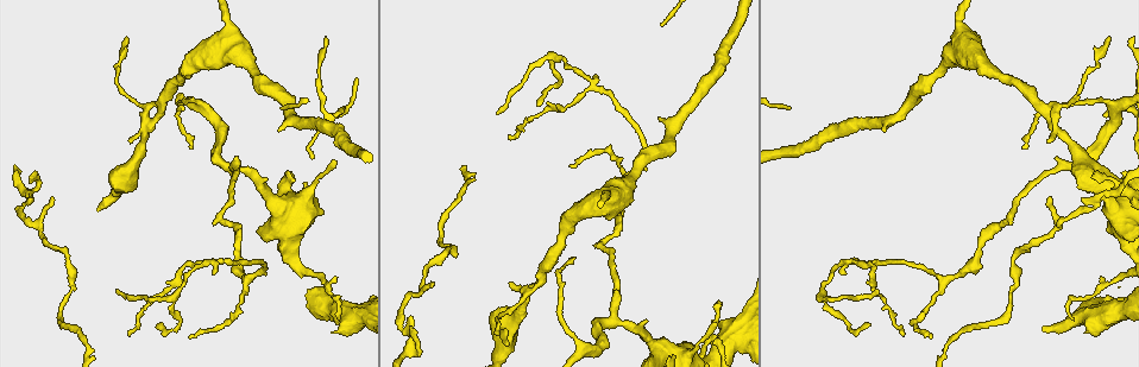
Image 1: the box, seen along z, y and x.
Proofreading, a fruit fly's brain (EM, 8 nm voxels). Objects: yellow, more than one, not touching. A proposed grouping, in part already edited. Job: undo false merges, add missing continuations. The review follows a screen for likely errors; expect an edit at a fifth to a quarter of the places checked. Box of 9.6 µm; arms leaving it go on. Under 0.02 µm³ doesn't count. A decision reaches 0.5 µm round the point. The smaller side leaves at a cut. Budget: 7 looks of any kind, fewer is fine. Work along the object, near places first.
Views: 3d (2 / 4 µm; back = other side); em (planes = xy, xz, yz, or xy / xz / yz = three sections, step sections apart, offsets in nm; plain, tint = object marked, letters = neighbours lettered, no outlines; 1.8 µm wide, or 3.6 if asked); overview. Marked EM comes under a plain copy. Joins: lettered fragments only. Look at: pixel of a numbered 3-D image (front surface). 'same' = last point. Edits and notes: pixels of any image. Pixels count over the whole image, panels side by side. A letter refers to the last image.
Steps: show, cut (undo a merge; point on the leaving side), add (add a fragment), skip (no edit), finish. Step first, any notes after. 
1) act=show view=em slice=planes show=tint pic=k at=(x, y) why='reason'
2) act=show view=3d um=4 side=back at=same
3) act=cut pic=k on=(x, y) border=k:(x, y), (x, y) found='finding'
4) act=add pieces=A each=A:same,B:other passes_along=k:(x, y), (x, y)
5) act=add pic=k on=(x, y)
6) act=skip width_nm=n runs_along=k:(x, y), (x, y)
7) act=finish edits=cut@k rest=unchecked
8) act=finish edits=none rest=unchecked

act=show view=em slice=xy step=8 show=tint pic=1 at=(29, 180)

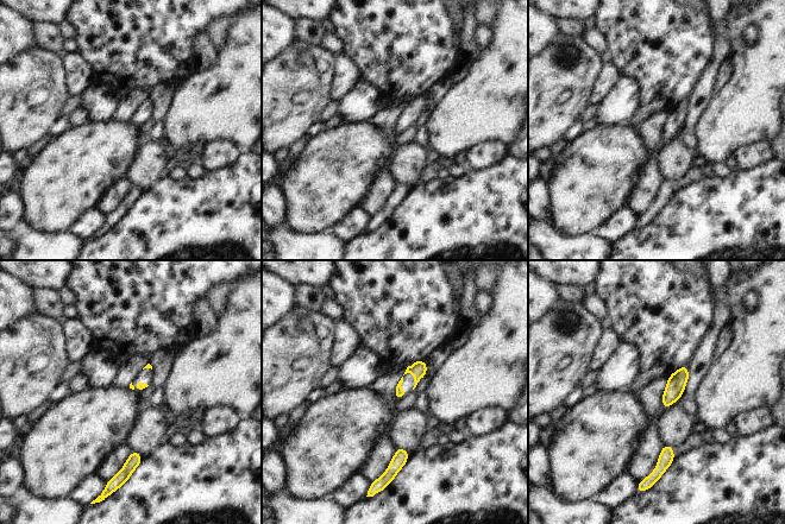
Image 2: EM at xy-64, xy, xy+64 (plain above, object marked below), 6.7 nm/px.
act=show view=em slice=planes show=letters at=same

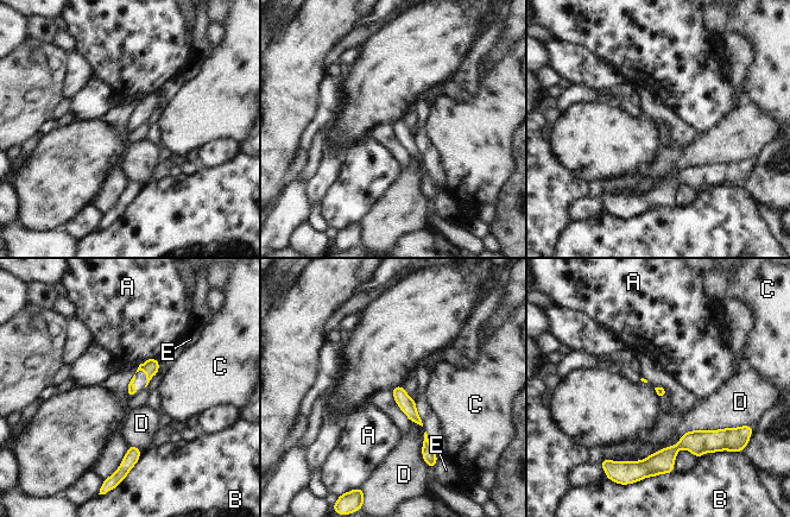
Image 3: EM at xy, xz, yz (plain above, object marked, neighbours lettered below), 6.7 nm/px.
act=skip each=A:other,B:other,C:other,D:other,E:other border=3:(733, 427), (691, 429), (683, 434) found='no lettered fragment goes on from it'

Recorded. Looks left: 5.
act=show view=em slice=planes show=letters pic=1 at=(1048, 140) why='thin end'

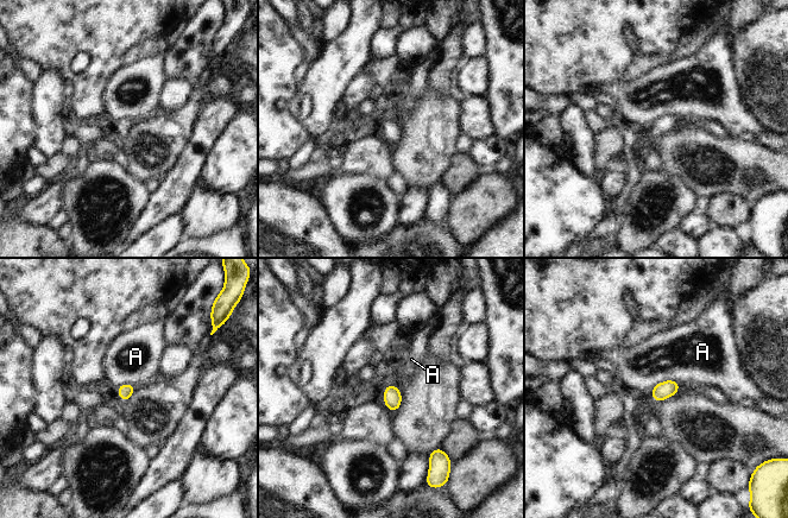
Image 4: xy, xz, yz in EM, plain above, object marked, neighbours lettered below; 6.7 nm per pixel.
act=skip longest_contact=A:200nm each=A:other border=4:(679, 381), (662, 380), (651, 390) found='none of them fits'

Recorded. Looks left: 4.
act=show view=em slice=planes show=letters pic=1 at=(932, 336) why='free end'

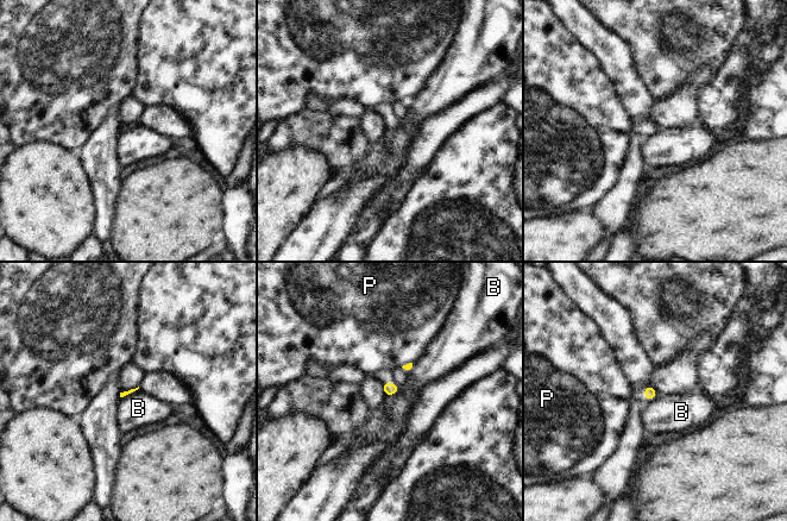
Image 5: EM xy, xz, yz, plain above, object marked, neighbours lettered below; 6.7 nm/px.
act=skip each=B:other,P:other border=5:(401, 384), (394, 394), (386, 396) found='no lettered fragment goes on from it'

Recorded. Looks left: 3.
act=finish edits=none rest=unchecked

